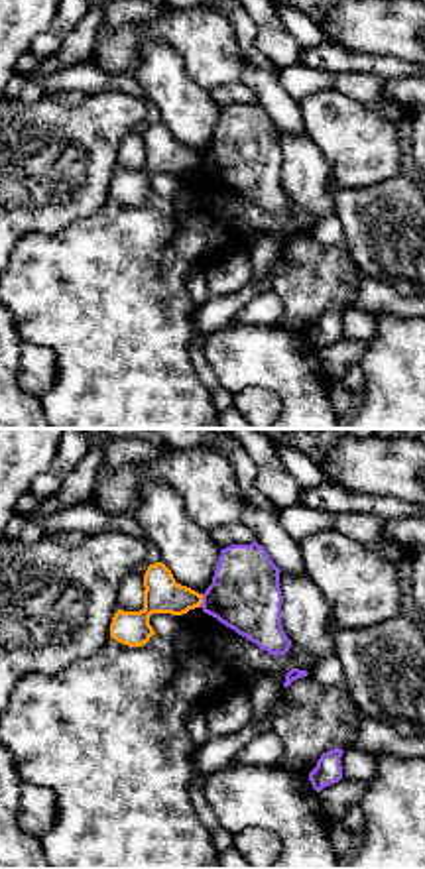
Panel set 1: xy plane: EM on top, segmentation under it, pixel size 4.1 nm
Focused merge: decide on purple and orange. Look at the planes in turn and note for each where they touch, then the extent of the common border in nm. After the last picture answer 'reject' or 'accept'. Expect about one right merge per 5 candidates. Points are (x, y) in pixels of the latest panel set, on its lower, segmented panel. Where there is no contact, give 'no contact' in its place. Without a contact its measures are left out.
(203, 600) | 60 nm

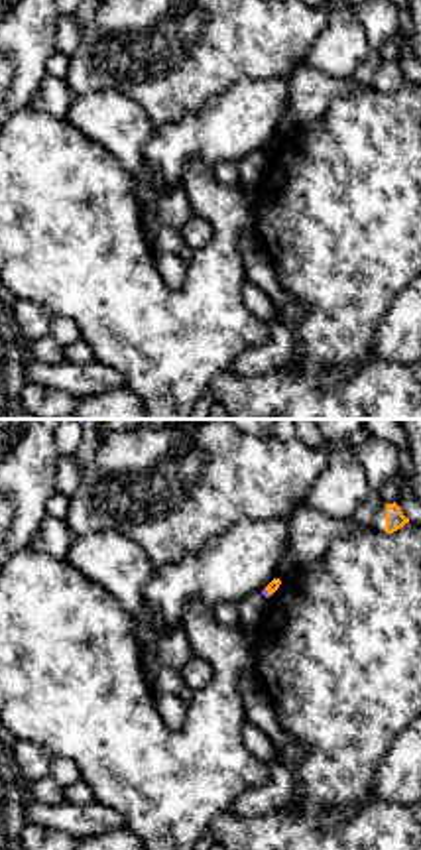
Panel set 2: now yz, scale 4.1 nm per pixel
(266, 593) | 40 nm

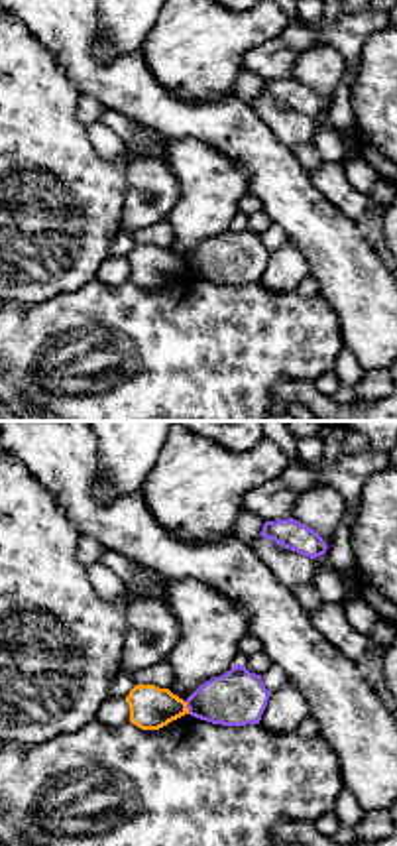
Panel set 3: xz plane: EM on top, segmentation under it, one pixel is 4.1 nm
(187, 707) | 60 nm

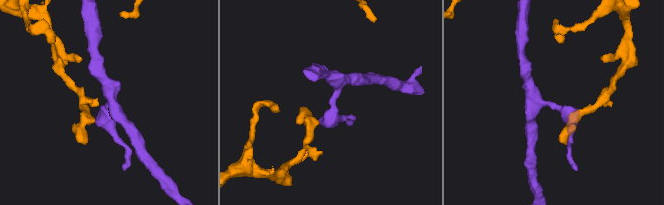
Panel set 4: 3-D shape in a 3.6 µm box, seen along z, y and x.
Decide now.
reject

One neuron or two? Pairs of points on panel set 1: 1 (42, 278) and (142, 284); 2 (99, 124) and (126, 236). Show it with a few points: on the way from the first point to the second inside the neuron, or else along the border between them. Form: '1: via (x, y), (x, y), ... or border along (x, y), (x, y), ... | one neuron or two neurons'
1: via (67, 284), (117, 284) | one neuron
2: border along (111, 197), (97, 211), (71, 223) | two neurons

